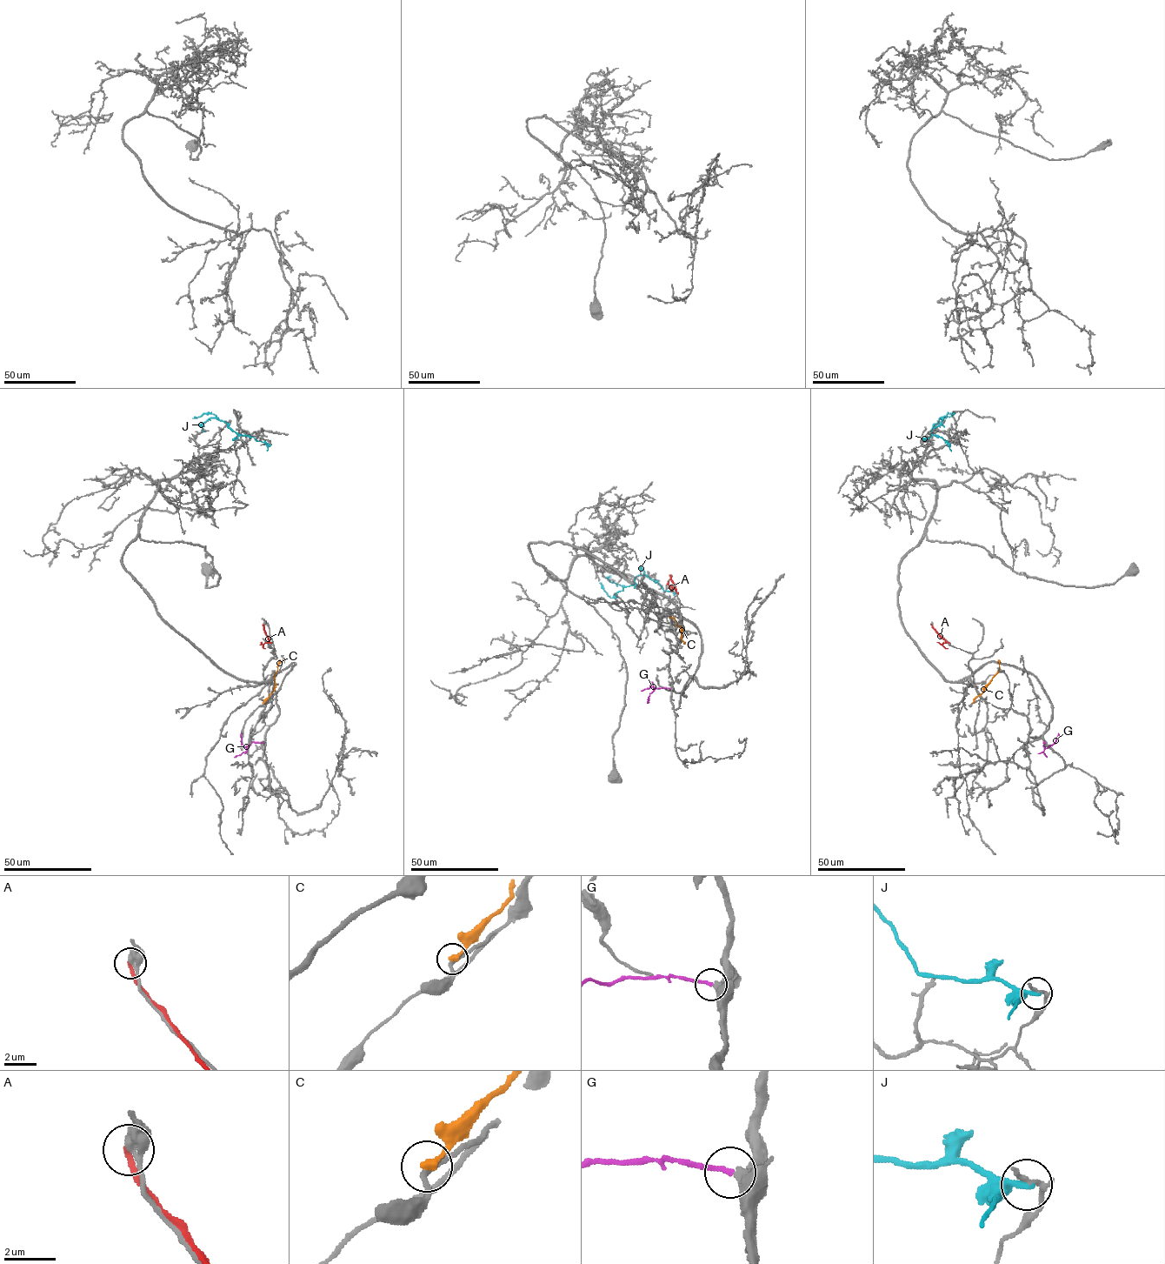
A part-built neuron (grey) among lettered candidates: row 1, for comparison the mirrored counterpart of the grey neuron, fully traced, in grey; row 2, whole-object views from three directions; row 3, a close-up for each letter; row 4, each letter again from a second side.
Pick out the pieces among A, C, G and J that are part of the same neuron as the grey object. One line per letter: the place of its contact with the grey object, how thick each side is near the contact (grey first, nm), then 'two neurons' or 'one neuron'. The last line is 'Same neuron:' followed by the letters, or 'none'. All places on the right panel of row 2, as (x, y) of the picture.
A: contact (931, 624); calibres 440 and 220 nm; two neurons
C: contact (972, 703); calibres 190 and 280 nm; two neurons
G: contact (1044, 743); calibres 650 and 200 nm; two neurons
J: contact (948, 445); calibres 260 and 360 nm; two neurons
Same neuron: none

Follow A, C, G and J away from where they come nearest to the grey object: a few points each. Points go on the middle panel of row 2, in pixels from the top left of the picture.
A: (669, 575), (676, 589), (669, 585), (672, 591)
C: (669, 616), (680, 627), (681, 638), (687, 642)
G: (669, 688), (654, 688), (649, 702)
J: (676, 592), (664, 591), (657, 582), (637, 575), (634, 585), (624, 586), (622, 591), (610, 598), (600, 583)

